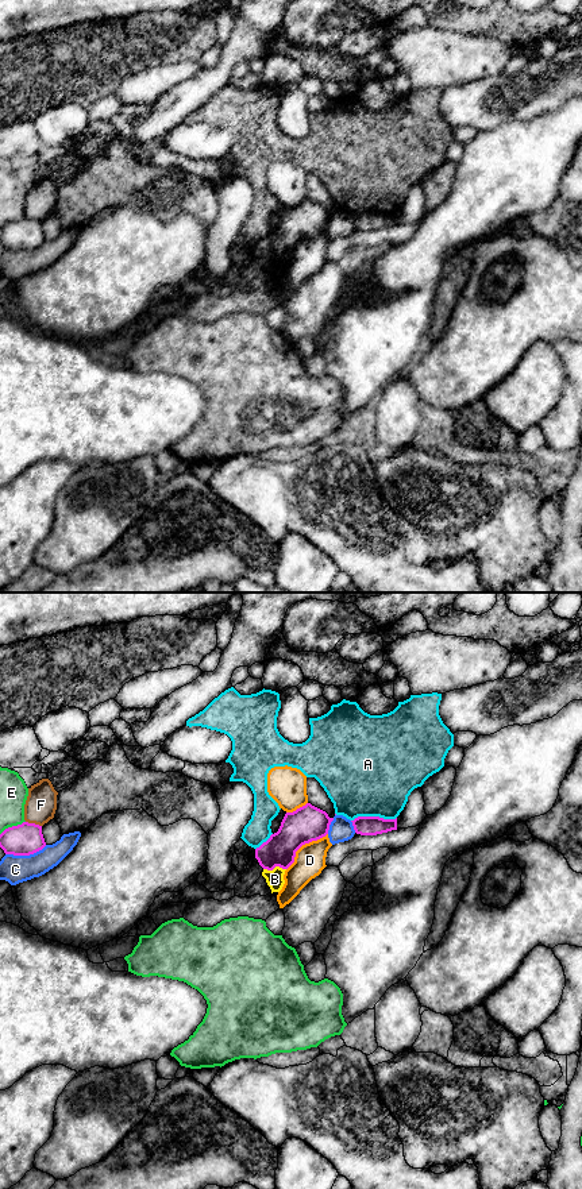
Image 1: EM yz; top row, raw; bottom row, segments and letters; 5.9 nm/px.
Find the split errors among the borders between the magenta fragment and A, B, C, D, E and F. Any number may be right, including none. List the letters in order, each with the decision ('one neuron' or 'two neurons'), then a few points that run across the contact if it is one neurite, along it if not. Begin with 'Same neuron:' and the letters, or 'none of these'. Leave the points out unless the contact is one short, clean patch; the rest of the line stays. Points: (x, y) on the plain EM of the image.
Same neuron: none of these
A: two neurons
B: two neurons; line yz (285, 263), (263, 265)
C: two neurons
D: two neurons
E: two neurons
F: two neurons

